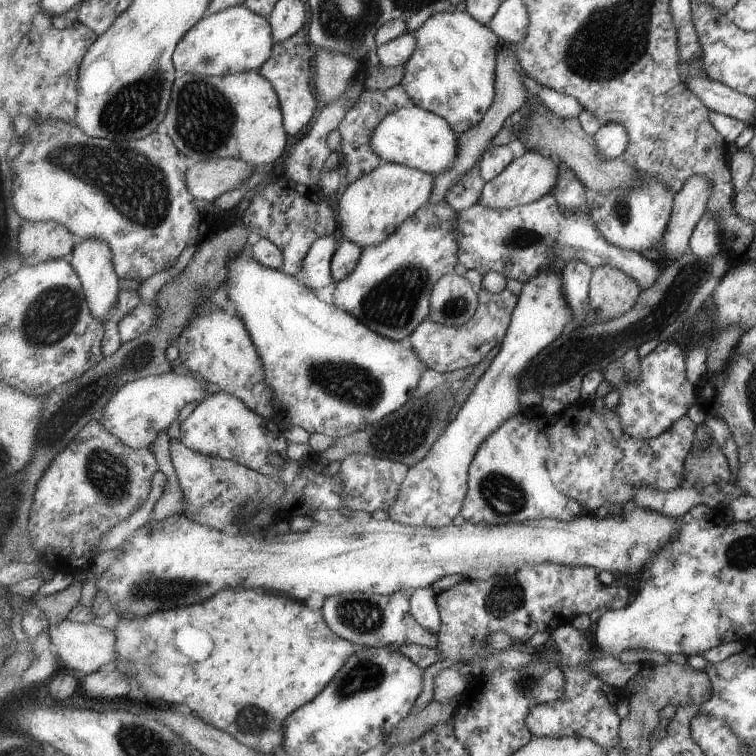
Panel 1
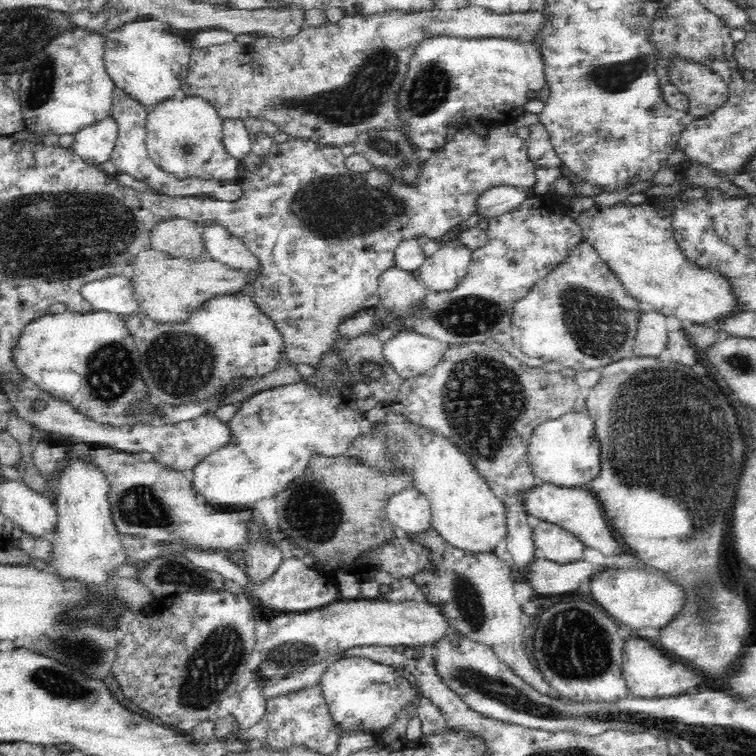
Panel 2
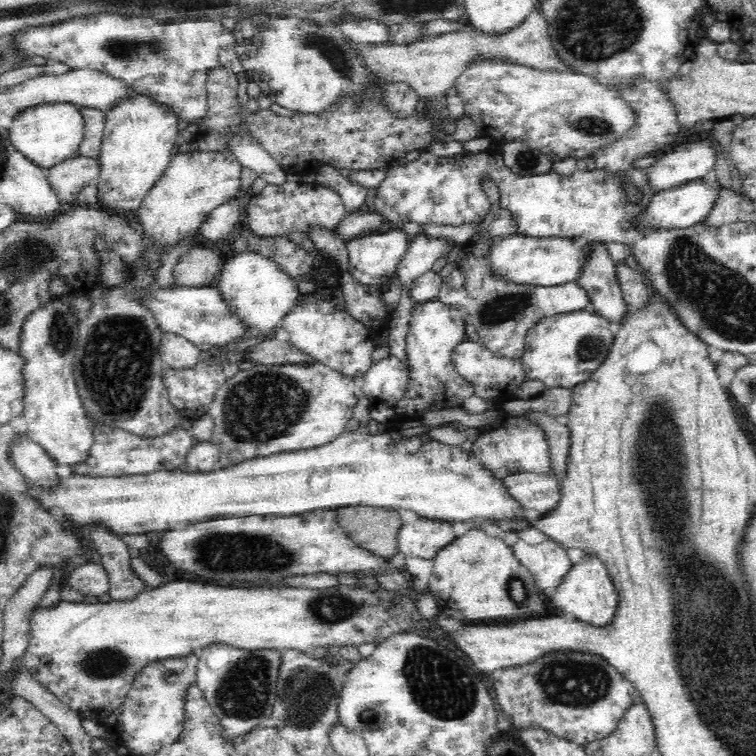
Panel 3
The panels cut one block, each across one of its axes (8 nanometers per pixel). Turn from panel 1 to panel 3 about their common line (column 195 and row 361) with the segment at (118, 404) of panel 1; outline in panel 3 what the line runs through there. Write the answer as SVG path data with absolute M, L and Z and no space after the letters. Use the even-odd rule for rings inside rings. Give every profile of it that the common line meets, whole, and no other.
M390 354L386 358L382 358L382 360L375 360L362 376L362 395L372 398L376 405L382 403L387 407L393 407L406 394L409 374L409 365L404 364L395 355Z

